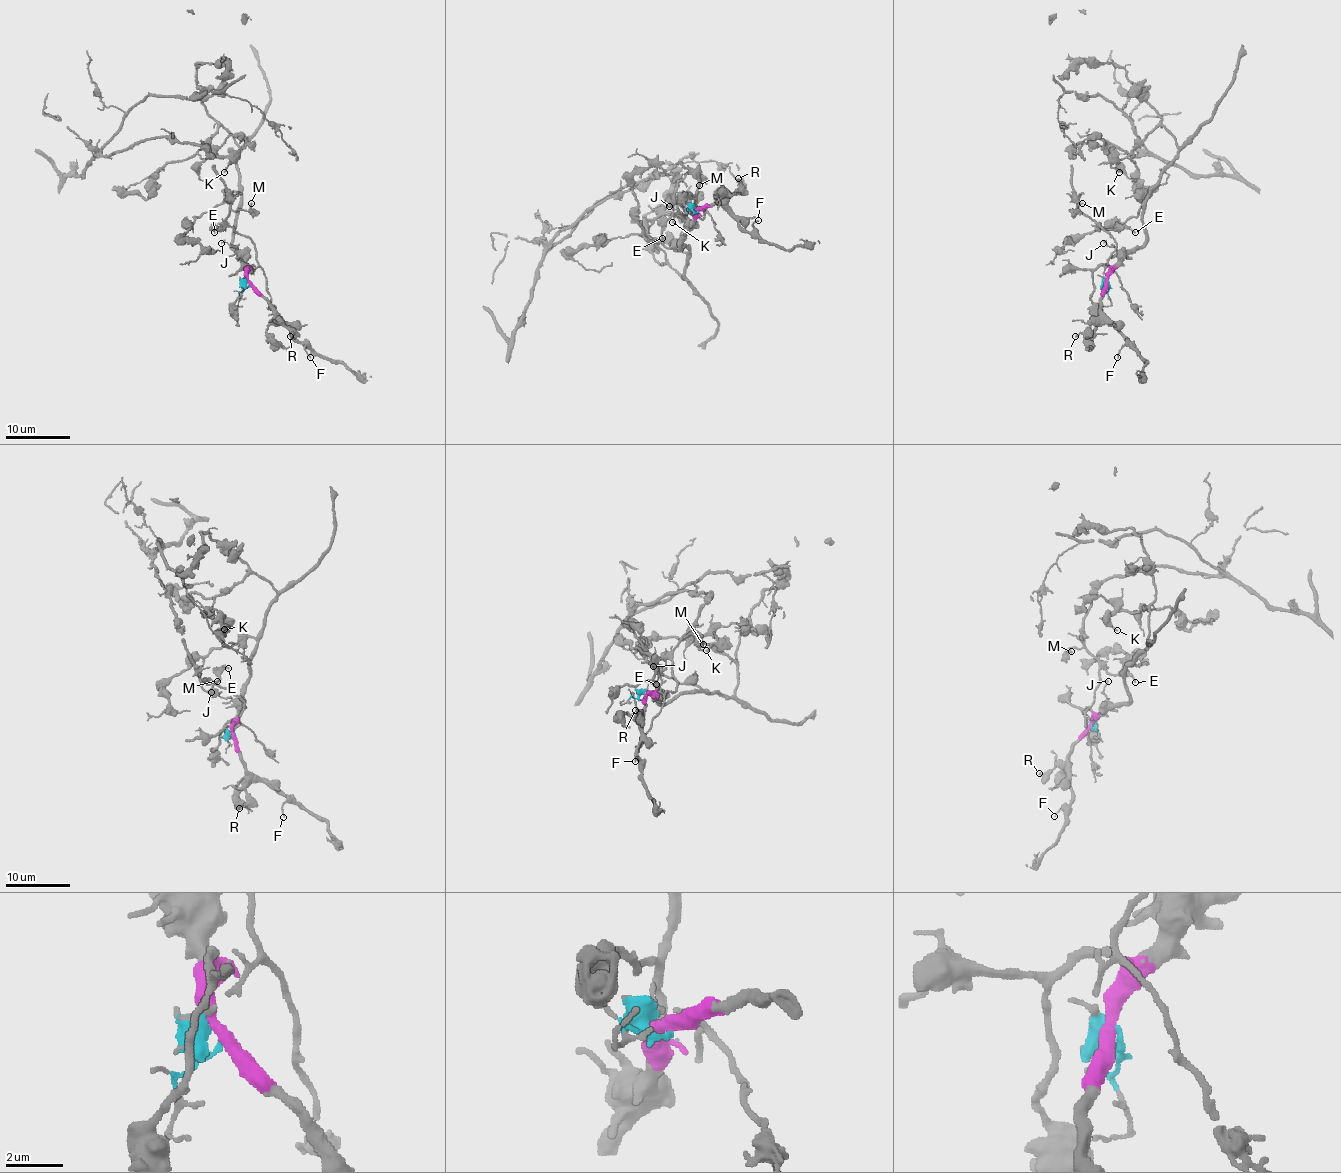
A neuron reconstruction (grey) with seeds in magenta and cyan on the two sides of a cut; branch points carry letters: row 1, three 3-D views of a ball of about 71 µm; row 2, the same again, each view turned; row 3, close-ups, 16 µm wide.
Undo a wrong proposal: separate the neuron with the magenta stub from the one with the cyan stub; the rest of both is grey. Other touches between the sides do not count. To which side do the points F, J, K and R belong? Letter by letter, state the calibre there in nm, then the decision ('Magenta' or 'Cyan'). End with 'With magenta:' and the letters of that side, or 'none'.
F: Thickness 130 nm. Magenta
J: Thickness 130 nm. Magenta
K: Thickness 200 nm. Magenta
R: Thickness 190 nm. Magenta
With magenta: F, J, K, R

